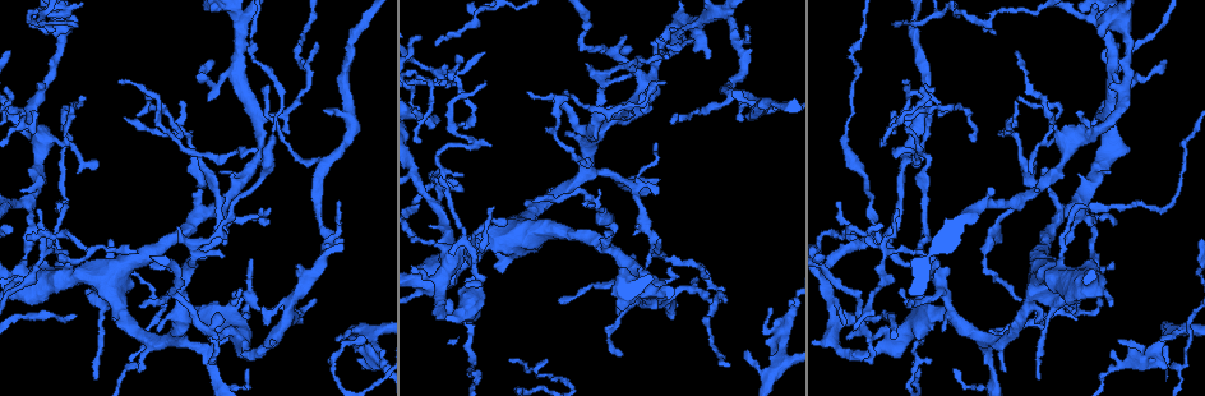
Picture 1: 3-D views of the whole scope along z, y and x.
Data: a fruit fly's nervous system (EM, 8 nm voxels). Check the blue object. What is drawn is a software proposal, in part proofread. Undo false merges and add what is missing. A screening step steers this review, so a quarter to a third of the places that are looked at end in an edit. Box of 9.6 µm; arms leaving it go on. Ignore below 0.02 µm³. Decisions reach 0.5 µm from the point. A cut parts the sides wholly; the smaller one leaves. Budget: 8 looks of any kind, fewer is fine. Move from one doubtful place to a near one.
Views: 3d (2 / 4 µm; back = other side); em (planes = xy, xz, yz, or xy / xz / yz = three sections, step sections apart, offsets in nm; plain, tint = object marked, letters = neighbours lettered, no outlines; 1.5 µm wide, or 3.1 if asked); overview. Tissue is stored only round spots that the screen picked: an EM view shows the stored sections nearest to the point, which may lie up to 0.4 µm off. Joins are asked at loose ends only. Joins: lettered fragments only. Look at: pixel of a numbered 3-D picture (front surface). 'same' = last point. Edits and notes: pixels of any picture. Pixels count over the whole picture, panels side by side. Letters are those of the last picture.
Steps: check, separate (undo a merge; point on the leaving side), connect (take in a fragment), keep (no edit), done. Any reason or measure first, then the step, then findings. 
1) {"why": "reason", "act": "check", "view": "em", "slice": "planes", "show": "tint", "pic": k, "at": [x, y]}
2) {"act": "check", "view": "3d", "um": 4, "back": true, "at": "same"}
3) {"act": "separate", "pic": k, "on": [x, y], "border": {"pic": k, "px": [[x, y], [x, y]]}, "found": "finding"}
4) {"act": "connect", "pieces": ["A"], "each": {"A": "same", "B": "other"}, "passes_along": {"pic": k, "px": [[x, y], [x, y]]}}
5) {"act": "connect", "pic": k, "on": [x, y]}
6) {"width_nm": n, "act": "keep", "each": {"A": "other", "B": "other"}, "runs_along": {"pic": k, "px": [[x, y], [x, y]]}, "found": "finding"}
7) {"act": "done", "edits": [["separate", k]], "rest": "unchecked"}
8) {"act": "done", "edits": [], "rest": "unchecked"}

{"why": "branch stops here", "act": "check", "view": "em", "slice": "xy", "step": 8, "show": "letters", "pic": 1, "at": [894, 110]}

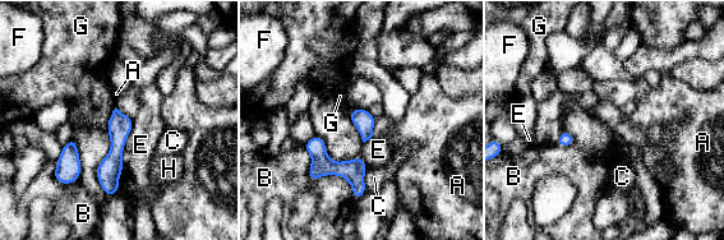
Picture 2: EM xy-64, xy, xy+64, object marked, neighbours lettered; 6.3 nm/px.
{"act": "check", "view": "em", "slice": "planes", "show": "letters", "at": "same"}

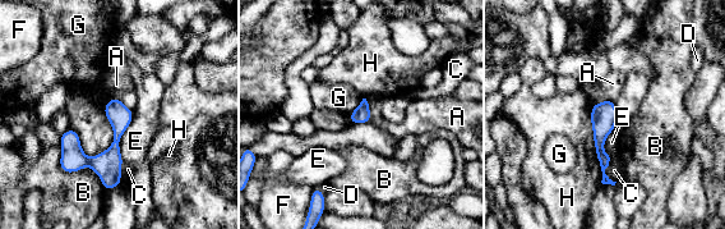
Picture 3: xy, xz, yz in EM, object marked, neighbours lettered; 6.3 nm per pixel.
{"width_nm": 110, "act": "keep", "each": {"A": "other", "B": "other", "C": "other", "D": "other", "E": "other", "F": "other", "G": "other", "H": "other"}, "runs_along": {"pic": 3, "px": [[116, 101], [118, 137], [110, 177]]}, "found": "no lettered fragment goes on from it"}

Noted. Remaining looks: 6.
{"why": "branch stops here", "act": "check", "view": "3d", "um": 4, "back": true, "pic": 1, "at": [1129, 150]}

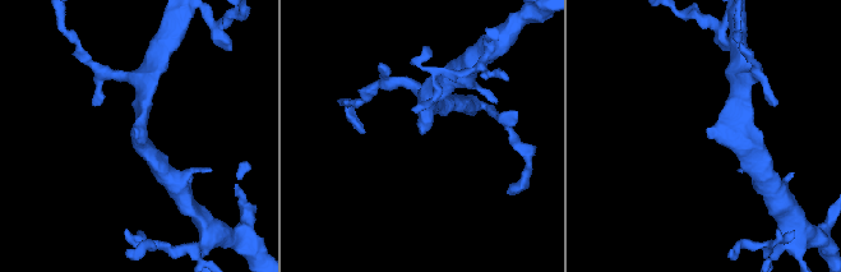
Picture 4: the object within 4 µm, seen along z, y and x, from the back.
{"arm_widths_nm": [220, 260], "why": "shape alone is not enough", "act": "check", "view": "em", "slice": "yz", "step": 4, "show": "tint", "pic": 4, "at": [708, 129]}

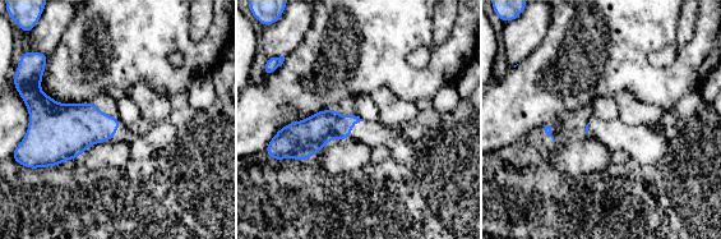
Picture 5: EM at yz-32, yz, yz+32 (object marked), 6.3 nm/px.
{"why": "cut it another way", "act": "check", "view": "em", "slice": "planes", "show": "letters", "at": "same"}

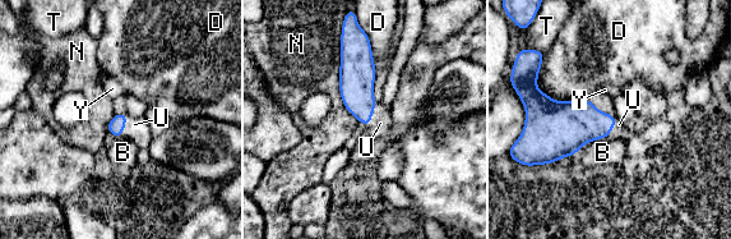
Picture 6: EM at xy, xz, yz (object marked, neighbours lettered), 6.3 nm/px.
{"act": "connect", "pieces": ["U"], "each": {"B": "other", "D": "other", "N": "other", "T": "other", "U": "same", "Y": "other"}, "found": "the cell continues"}

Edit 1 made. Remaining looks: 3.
{"why": "abrupt turn", "act": "check", "view": "3d", "um": 2, "pic": 1, "at": [306, 84]}

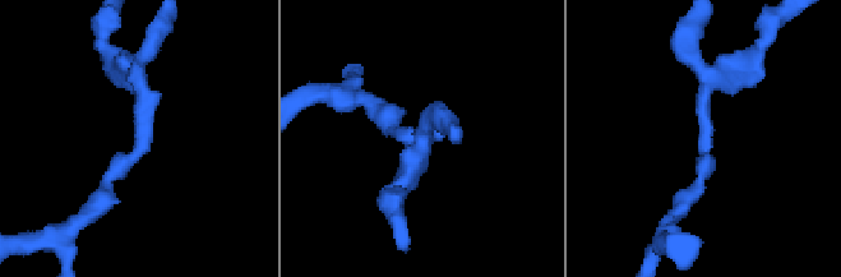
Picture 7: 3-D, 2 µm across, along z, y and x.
{"act": "check", "view": "em", "slice": "yz", "step": 4, "show": "tint", "pic": 7, "at": [422, 138]}

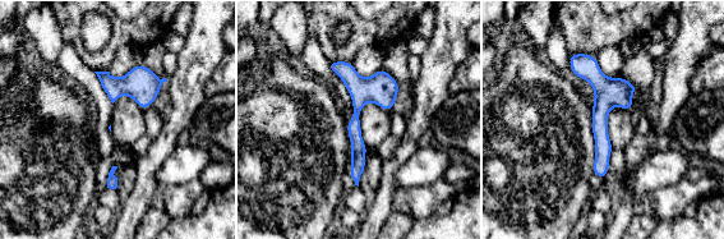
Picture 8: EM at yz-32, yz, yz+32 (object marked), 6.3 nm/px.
{"act": "check", "view": "em", "slice": "planes", "show": "letters", "at": "same"}

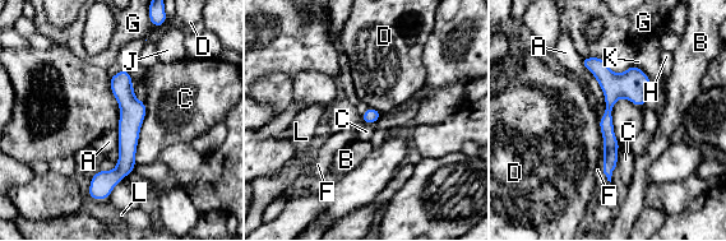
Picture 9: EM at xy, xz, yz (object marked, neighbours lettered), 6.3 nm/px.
{"width_nm": 100, "act": "keep", "each": {"A": "other", "B": "other", "C": "other", "D": "other", "F": "other", "G": "other", "H": "other", "J": "other", "K": "other", "L": "other"}, "runs_along": {"pic": 9, "px": [[125, 73], [126, 163], [102, 193]]}, "found": "all the same cell"}

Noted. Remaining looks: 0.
{"act": "done", "edits": [["connect", 6]], "rest": "unchecked"}

